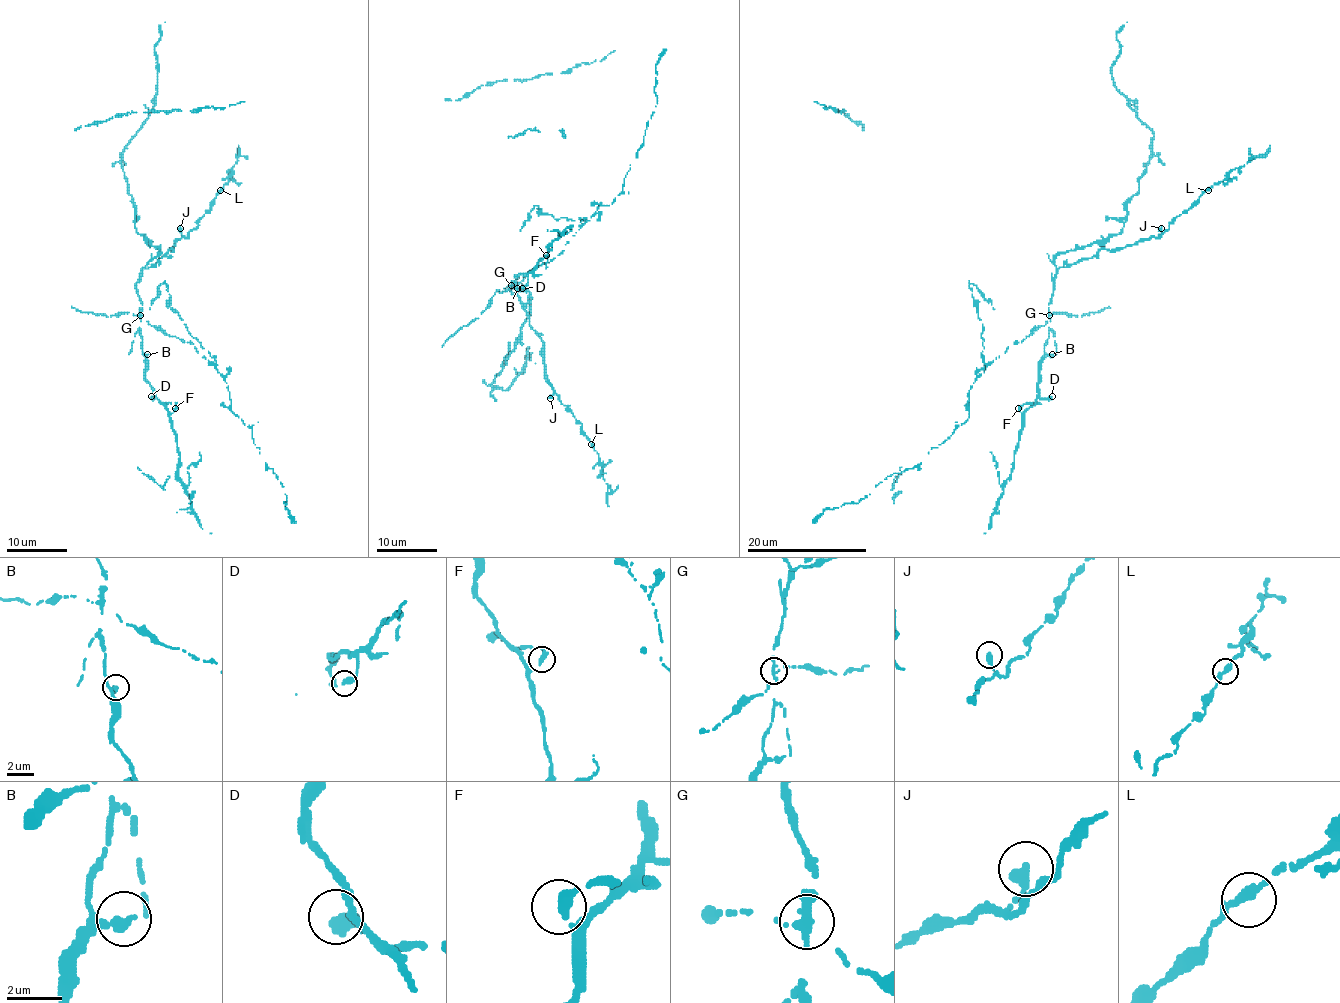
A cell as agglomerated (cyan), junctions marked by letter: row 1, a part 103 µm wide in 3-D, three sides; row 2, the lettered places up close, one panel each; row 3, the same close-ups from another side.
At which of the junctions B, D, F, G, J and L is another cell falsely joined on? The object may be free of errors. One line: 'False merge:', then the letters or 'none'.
False merge: G

